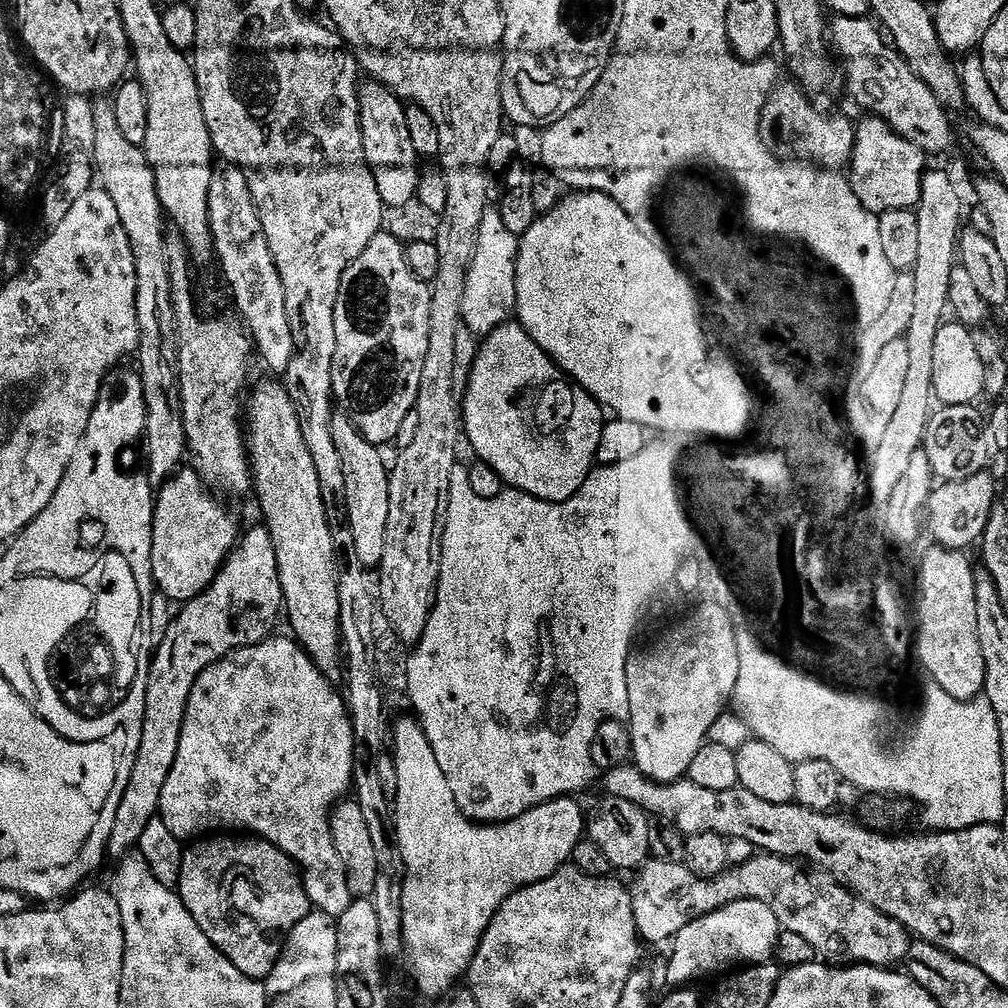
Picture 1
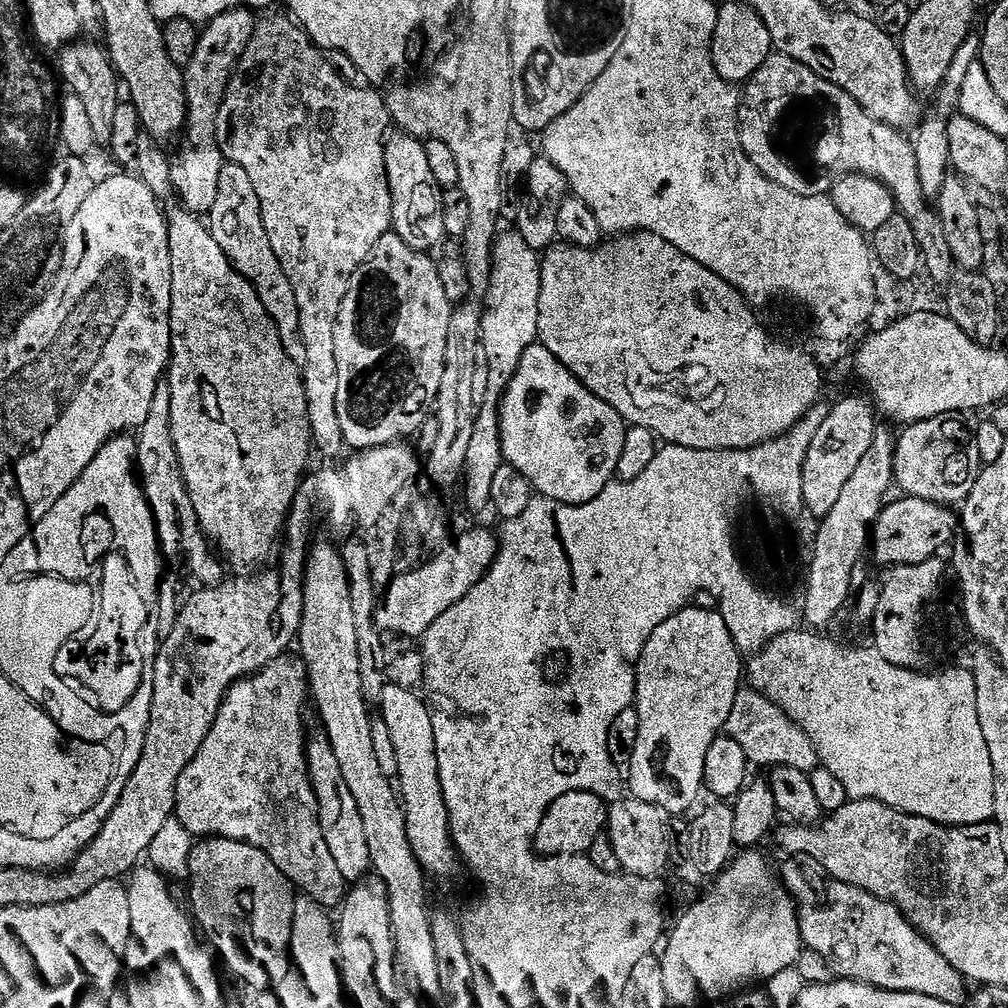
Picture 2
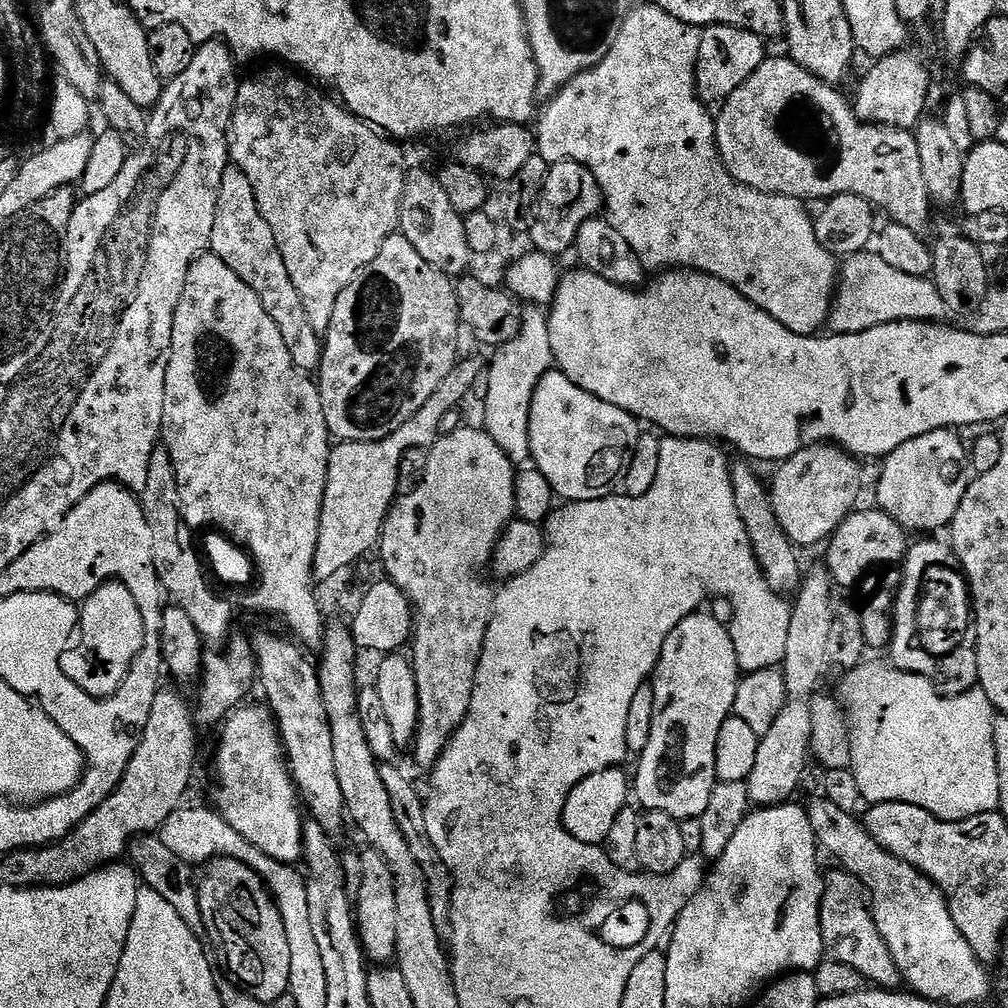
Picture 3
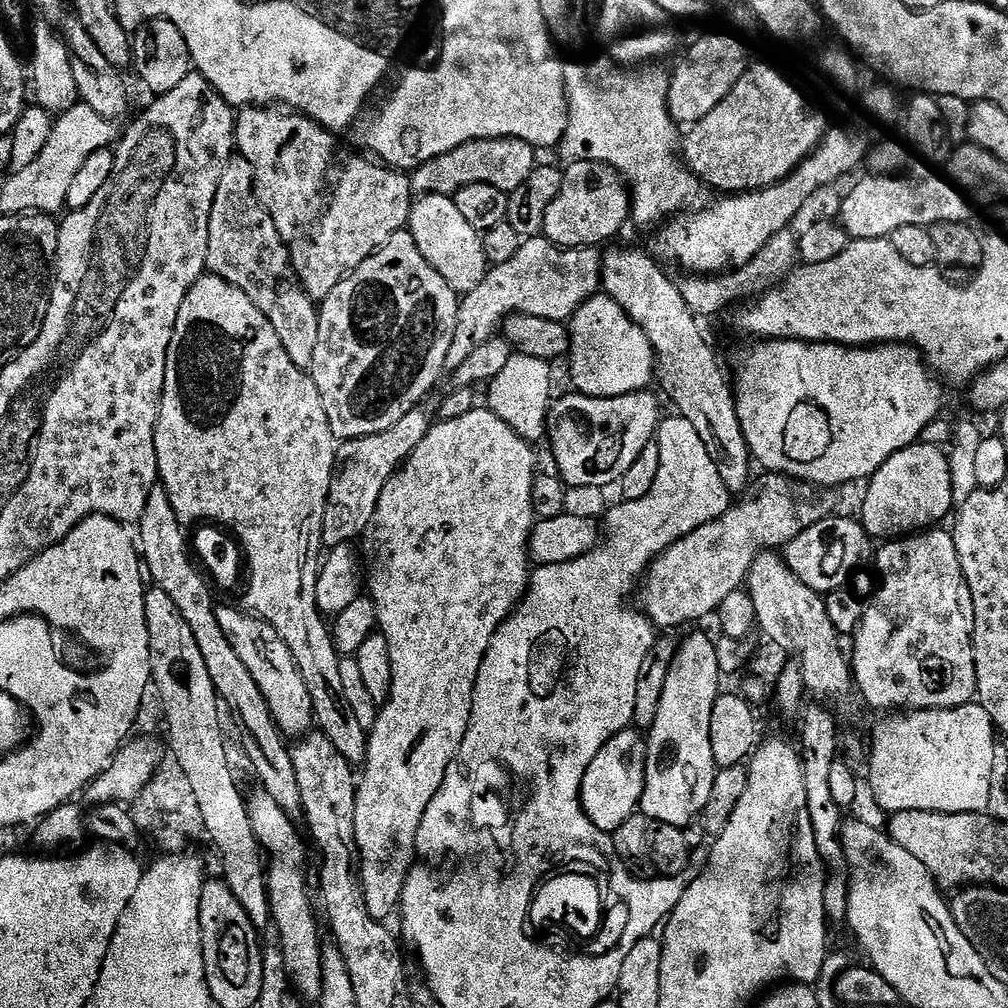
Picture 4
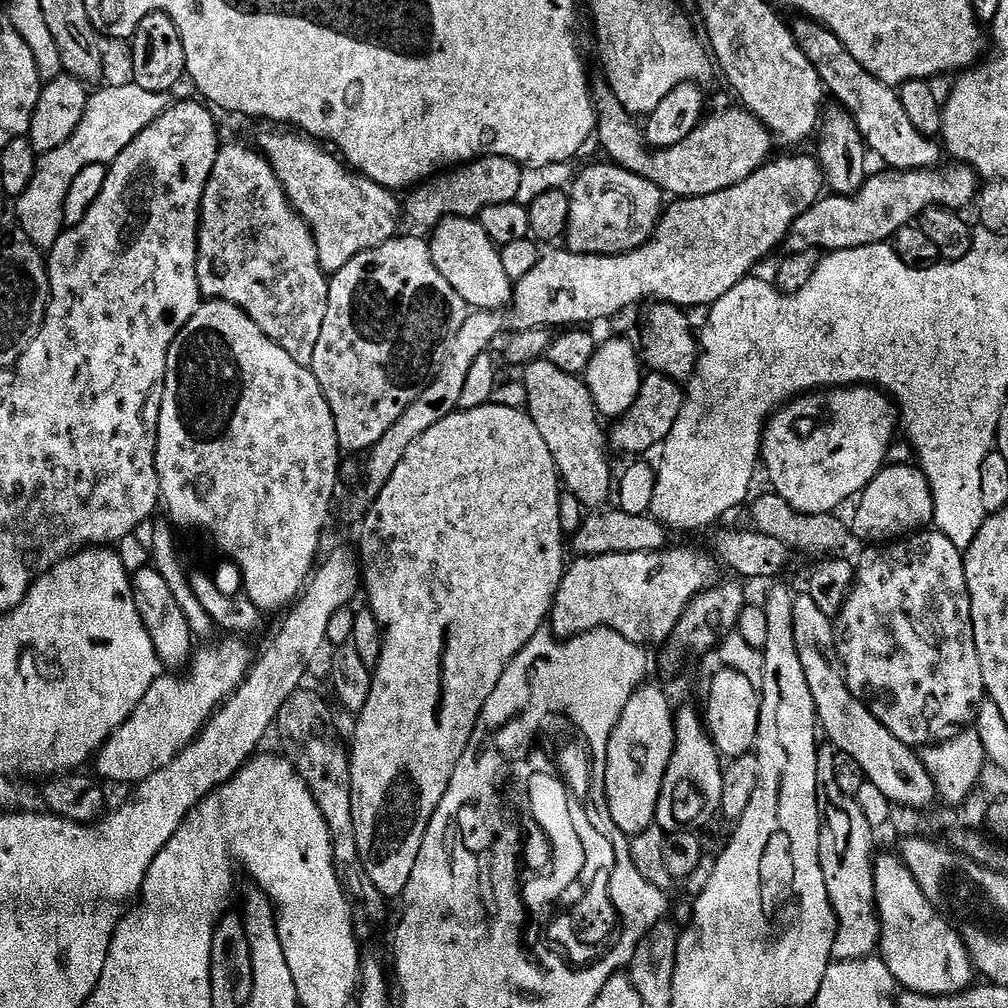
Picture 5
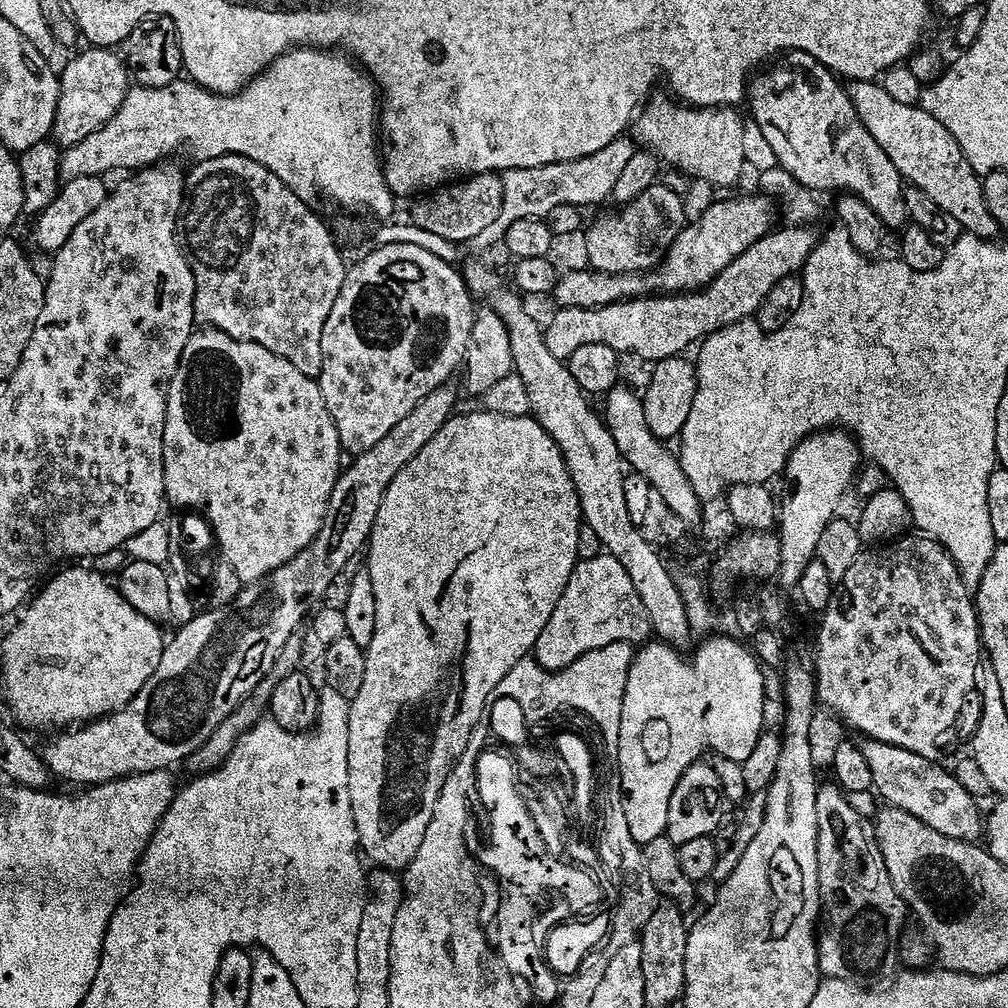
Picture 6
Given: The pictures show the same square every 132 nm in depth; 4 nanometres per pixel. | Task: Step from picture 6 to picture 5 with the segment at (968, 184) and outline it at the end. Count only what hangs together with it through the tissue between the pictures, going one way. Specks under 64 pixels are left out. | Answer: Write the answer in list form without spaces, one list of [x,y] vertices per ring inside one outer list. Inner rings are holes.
[[[796,18],[796,21],[791,21],[790,27],[802,54],[806,54],[806,58],[810,58],[810,66],[814,66],[814,70],[818,70],[818,78],[824,83],[825,89],[831,95],[833,92],[840,99],[837,101],[854,118],[867,151],[873,157],[876,155],[878,159],[885,160],[888,163],[885,165],[889,169],[898,172],[912,172],[916,168],[935,168],[941,163],[941,145],[933,137],[924,136],[914,127],[914,122],[910,122],[910,117],[906,115],[906,106],[902,106],[900,93],[893,85],[883,84],[878,78],[874,78],[874,74],[870,74],[870,70],[866,70],[862,66],[862,62],[858,62],[854,58],[854,54],[850,54],[850,50],[846,50],[846,46],[842,46],[838,36],[831,32],[825,24],[819,24],[818,21],[807,18]]]

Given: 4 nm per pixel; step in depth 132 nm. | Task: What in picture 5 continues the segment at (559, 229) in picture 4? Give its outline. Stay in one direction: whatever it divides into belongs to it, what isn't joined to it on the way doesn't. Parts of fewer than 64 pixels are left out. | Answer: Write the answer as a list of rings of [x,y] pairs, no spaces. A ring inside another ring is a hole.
[[[611,162],[592,164],[575,175],[568,192],[570,214],[567,251],[617,256],[638,250],[660,225],[666,207],[665,193],[654,182]]]

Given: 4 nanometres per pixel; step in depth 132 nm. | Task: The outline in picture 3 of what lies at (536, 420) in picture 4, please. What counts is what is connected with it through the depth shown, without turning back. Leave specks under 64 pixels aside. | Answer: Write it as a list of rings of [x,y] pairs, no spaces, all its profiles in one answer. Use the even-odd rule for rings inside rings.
[[[540,306],[525,307],[522,330],[518,338],[514,338],[509,344],[501,344],[491,353],[491,356],[486,368],[488,389],[484,392],[482,424],[485,431],[494,438],[494,442],[511,458],[513,465],[520,466],[531,459],[529,418],[530,406],[534,402],[534,392],[538,390],[538,382],[542,382],[545,374],[553,371],[554,368],[548,312]]]

